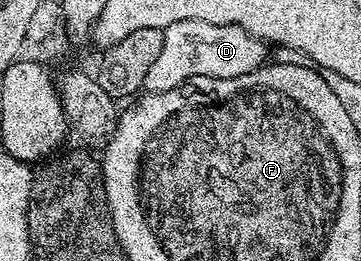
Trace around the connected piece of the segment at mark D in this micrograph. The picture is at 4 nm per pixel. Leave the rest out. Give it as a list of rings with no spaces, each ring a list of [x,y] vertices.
[[[181,21],[162,30],[164,47],[152,63],[148,75],[144,75],[142,89],[146,93],[163,93],[179,89],[193,77],[219,77],[236,79],[236,75],[248,75],[267,60],[267,42],[250,36],[239,25],[213,25],[203,21]]]

